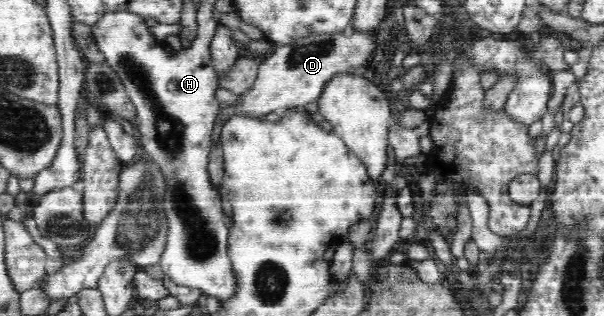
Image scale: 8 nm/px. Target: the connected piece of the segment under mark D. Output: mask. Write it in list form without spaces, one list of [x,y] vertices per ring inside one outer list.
[[[349,26],[346,30],[330,34],[314,34],[300,37],[288,45],[274,47],[267,55],[258,60],[259,72],[253,88],[241,96],[239,106],[230,108],[224,106],[220,114],[223,119],[240,113],[260,117],[271,111],[283,112],[289,108],[300,106],[317,100],[327,87],[327,83],[339,77],[340,74],[352,74],[354,69],[360,69],[368,63],[370,55],[378,47],[376,30]]]

